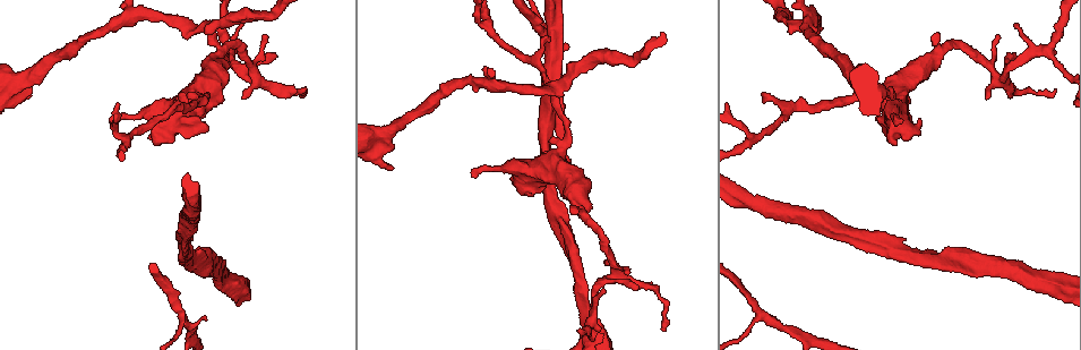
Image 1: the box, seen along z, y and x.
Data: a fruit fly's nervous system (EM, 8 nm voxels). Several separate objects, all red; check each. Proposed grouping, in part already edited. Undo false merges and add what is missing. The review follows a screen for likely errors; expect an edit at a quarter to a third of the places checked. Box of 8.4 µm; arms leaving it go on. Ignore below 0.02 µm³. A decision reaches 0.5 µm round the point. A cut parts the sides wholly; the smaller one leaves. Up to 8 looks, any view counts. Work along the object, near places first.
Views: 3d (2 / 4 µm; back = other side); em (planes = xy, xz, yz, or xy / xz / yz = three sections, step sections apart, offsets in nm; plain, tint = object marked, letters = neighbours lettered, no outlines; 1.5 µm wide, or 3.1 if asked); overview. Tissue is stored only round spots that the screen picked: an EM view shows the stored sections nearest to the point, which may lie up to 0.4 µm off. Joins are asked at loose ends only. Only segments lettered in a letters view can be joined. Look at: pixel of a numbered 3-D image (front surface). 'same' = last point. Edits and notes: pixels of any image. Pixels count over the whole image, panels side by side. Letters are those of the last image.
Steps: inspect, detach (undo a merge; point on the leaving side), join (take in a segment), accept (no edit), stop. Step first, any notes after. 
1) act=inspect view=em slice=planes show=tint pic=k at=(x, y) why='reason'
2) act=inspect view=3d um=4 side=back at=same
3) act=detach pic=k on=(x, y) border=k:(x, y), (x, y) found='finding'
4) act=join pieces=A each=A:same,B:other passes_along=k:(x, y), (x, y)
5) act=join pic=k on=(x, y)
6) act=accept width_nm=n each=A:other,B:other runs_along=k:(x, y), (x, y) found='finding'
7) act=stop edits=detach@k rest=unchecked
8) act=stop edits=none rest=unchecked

act=inspect view=3d um=2 pic=1 at=(567, 44)

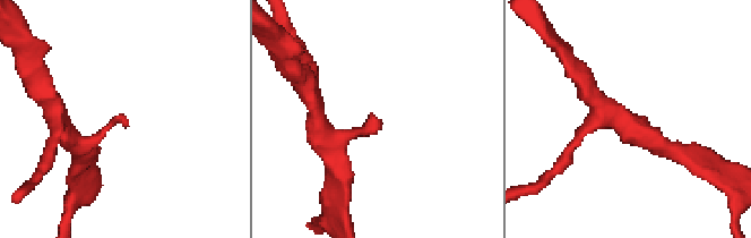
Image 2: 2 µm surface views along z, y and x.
act=inspect view=em slice=planes show=letters pic=2 at=(382, 123) why='shape alone is not enough'

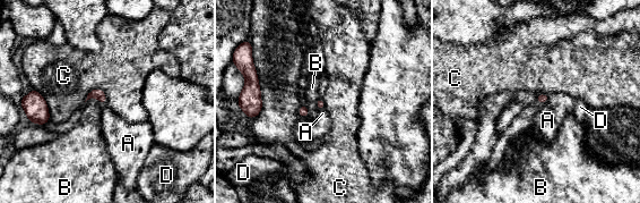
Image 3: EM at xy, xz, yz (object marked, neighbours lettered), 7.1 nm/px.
act=accept each=A:other,B:other,C:other,D:other border=3:(253, 66), (261, 110), (248, 119) found='no lettered segment goes on from it'

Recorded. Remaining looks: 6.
act=inspect view=3d um=4 pic=1 at=(568, 159) why='thick end'

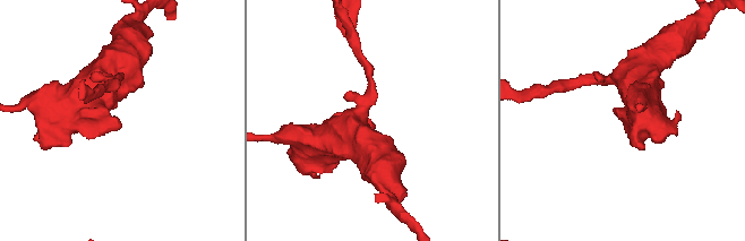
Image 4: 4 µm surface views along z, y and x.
act=inspect view=em slice=planes show=plain pic=4 at=(119, 123)

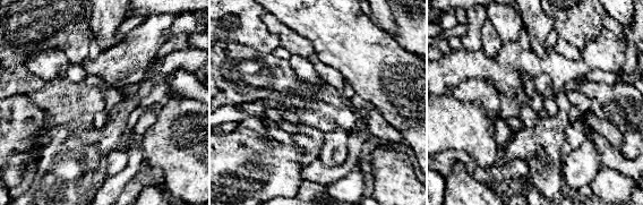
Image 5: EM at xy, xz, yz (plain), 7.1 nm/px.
act=inspect view=em slice=planes show=letters at=same why='what lies round it'

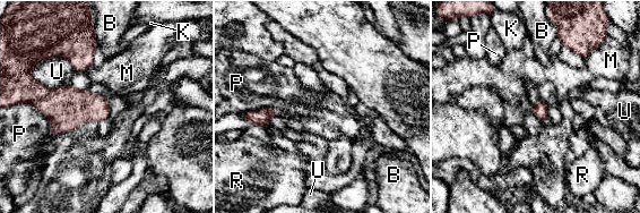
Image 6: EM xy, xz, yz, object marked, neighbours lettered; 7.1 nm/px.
act=accept each=B:other,K:other,M:other,P:other,R:other,U:other border=6:(591, 50), (585, 59) found='none of them fits'

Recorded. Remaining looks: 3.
act=inspect view=3d um=4 pic=1 at=(252, 75) why='branch point'

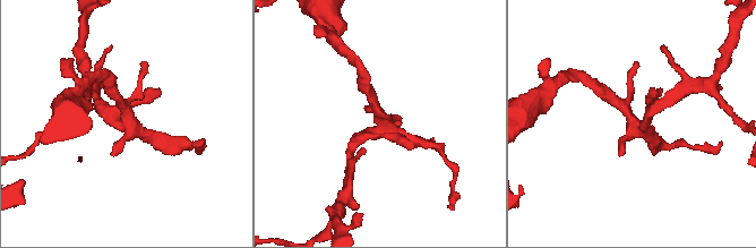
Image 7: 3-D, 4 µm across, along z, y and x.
act=inspect view=em slice=planes show=letters pic=7 at=(384, 125) why='shape alone is not enough'

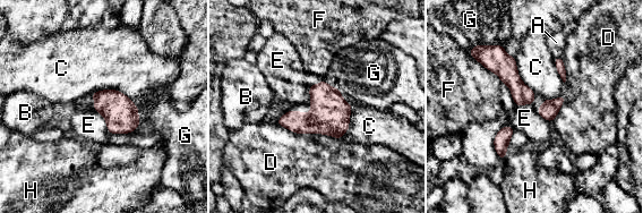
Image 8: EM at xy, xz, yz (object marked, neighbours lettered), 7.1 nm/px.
act=accept each=A:other,B:other,C:other,D:other,E:other,F:other,G:other,H:other border=8:(94, 109), (103, 117), (110, 133) found='continuous, no second neuron'

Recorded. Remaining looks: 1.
act=stop edits=none rest=unchecked

